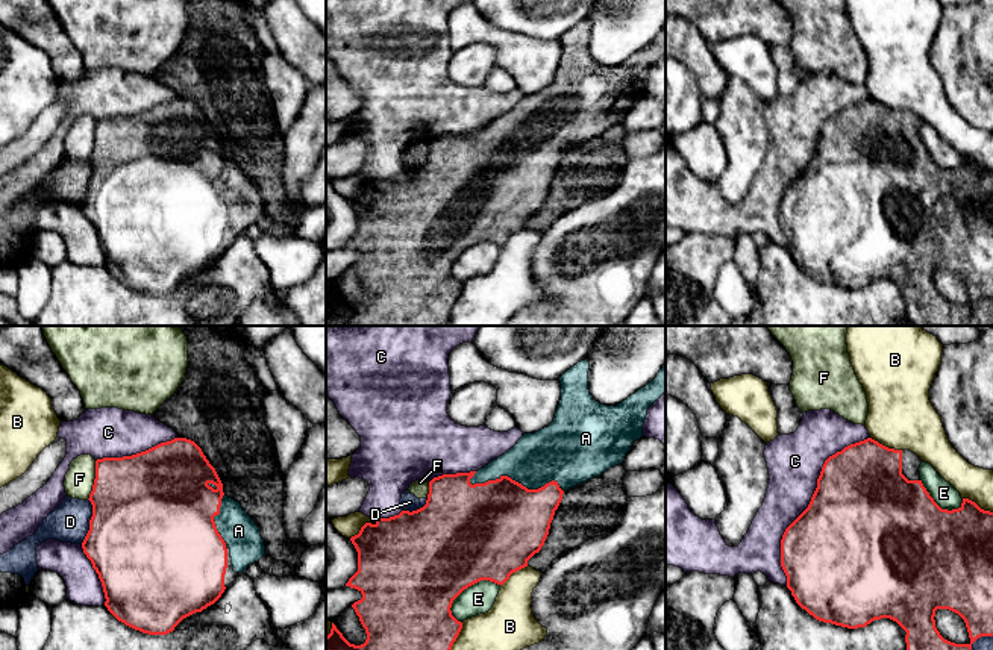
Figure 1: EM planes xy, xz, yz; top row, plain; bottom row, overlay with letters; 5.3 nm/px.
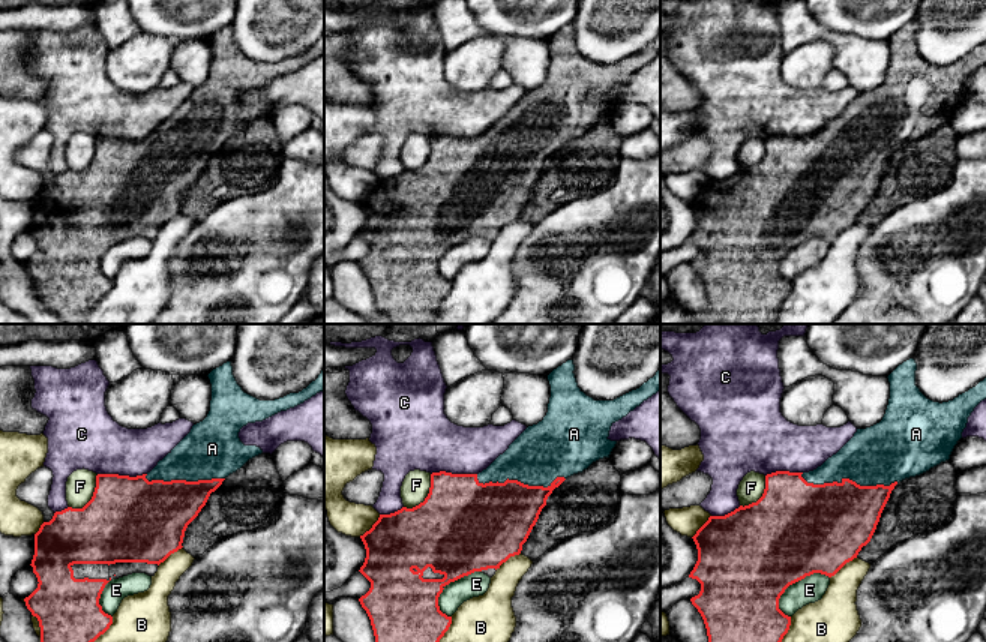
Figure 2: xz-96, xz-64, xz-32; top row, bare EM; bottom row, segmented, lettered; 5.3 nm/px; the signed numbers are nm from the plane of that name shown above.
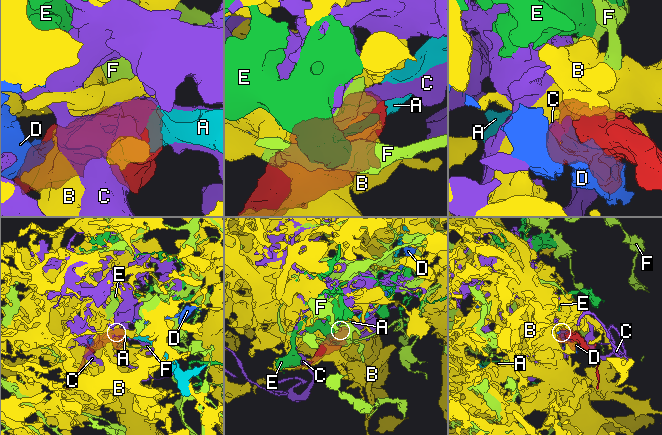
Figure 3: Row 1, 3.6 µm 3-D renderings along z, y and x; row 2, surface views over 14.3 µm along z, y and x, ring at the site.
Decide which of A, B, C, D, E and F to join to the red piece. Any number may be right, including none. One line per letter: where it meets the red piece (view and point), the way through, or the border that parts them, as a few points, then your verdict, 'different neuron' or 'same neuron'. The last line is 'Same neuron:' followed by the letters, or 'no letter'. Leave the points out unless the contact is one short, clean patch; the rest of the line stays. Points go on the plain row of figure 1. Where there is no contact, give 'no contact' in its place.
A: contact xz (514, 141); same neuron
B: contact yz (884, 106); different neuron
C: contact yz (810, 162); different neuron
D: contact xy (90, 182); different neuron
E: contact xz (469, 246); different neuron
F: contact xy (94, 141); border xy (96, 121), (96, 138), (87, 159); different neuron
Same neuron: A

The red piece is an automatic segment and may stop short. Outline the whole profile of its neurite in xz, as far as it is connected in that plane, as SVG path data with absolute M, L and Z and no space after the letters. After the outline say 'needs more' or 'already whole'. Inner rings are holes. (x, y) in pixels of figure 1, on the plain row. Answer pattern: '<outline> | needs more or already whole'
M588 20L578 23L570 30L567 30L561 38L561 61L555 74L553 82L535 92L535 94L525 94L517 105L508 111L505 115L499 117L497 120L491 121L488 126L478 132L470 133L456 133L456 135L443 135L434 138L429 142L429 155L426 165L417 171L402 171L399 176L390 179L377 179L374 185L365 183L359 194L352 197L350 202L358 212L358 232L349 239L346 247L355 248L362 255L362 259L355 262L352 268L355 270L356 276L362 288L365 289L367 300L361 306L350 305L343 294L337 289L332 283L330 294L326 297L326 315L338 314L346 318L343 326L449 326L449 315L452 311L453 303L456 302L462 283L458 282L452 276L452 264L453 261L468 247L481 242L490 241L497 245L503 245L509 236L525 227L528 227L528 221L541 211L544 202L549 195L550 183L553 180L555 171L558 170L562 155L579 144L584 144L593 138L600 136L606 130L614 126L620 126L631 111L634 102L643 97L643 85L647 76L647 70L663 56L666 55L666 24L656 35L656 38L638 50L635 55L629 56L626 61L619 64L617 67L606 67L600 65L593 59L588 50L588 32L590 23Z | needs more

